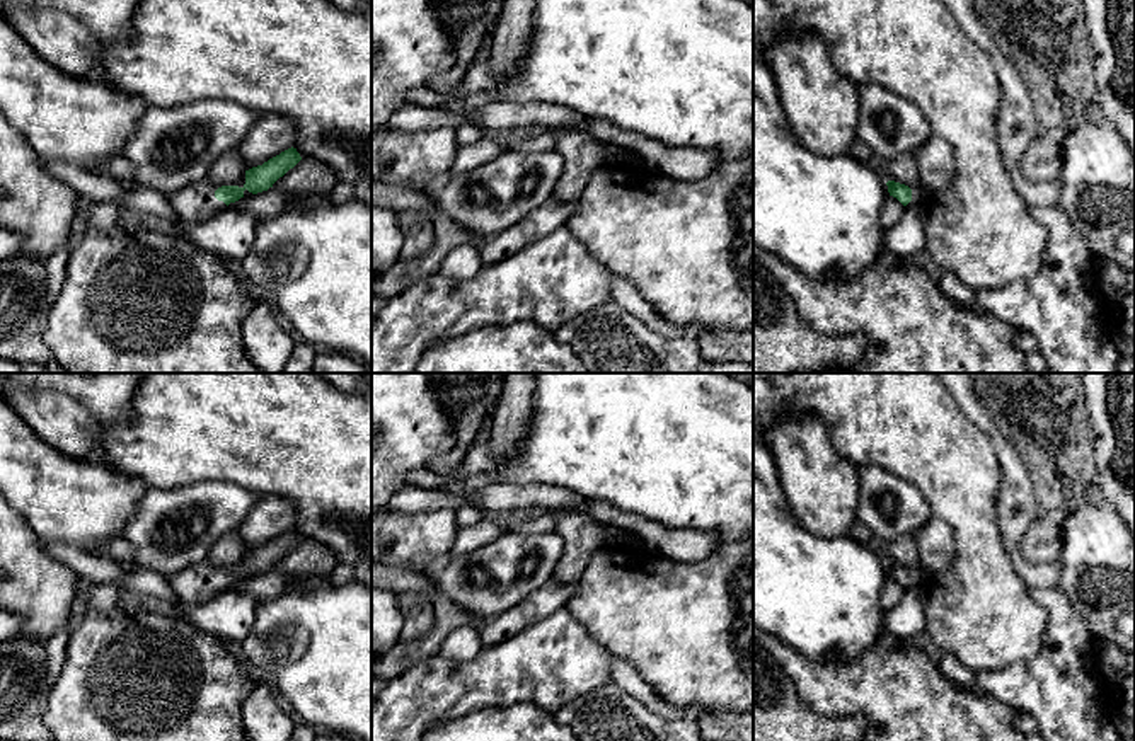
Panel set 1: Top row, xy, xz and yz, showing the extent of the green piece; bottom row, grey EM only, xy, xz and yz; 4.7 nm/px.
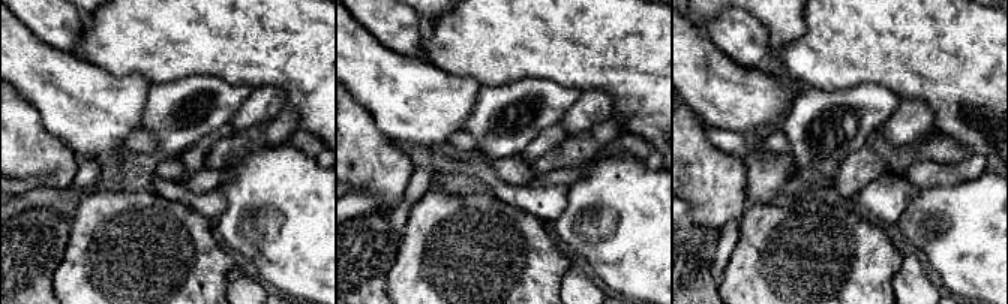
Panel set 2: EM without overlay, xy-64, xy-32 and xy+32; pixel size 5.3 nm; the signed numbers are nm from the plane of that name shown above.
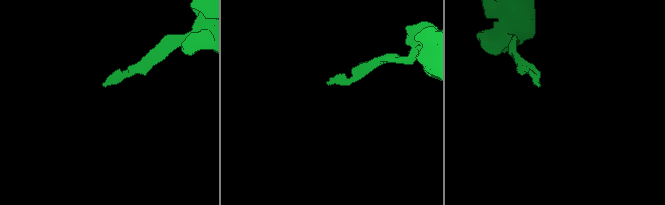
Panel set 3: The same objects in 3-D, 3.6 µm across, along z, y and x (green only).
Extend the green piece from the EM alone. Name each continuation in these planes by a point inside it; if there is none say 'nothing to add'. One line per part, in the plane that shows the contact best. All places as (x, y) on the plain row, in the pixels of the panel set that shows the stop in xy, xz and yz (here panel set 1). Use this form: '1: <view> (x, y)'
1: xy (196, 583)

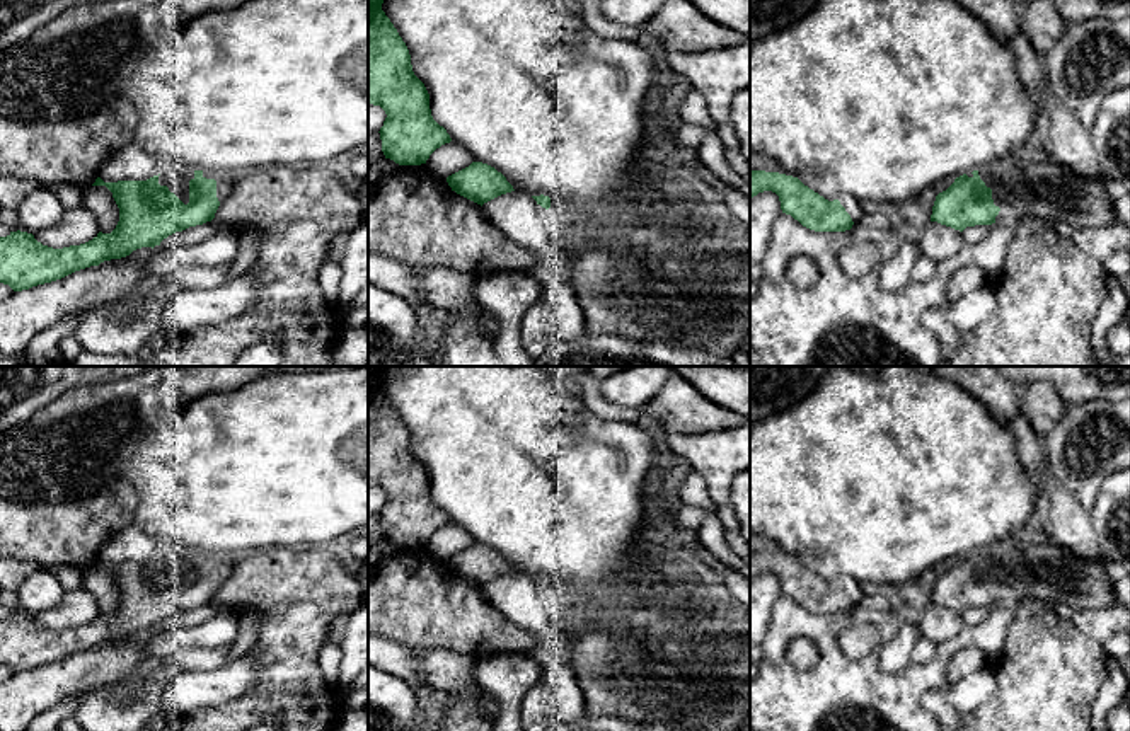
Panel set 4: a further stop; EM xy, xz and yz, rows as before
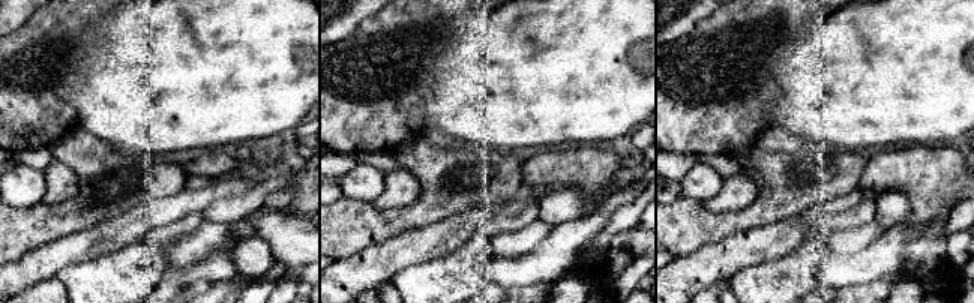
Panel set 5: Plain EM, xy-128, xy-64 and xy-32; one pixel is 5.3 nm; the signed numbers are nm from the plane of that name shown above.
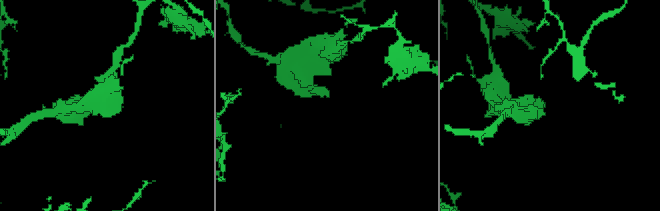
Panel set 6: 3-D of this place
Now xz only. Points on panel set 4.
1: xz (558, 590)

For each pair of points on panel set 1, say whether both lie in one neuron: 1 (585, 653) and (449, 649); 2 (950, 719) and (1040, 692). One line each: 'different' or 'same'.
1: different
2: different

